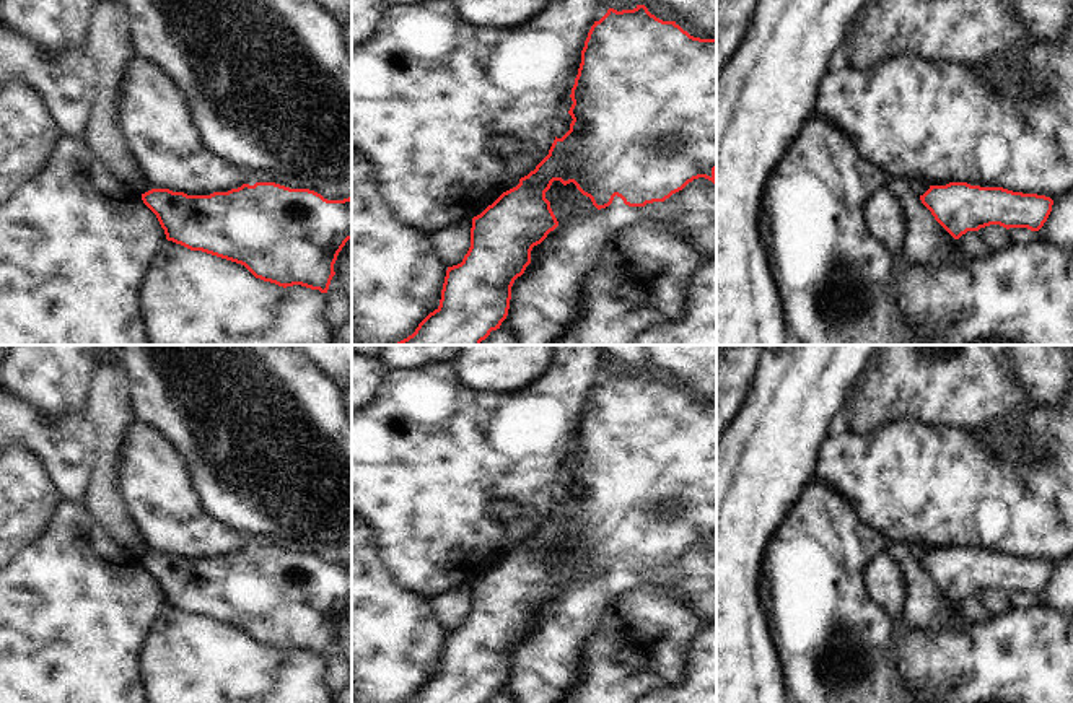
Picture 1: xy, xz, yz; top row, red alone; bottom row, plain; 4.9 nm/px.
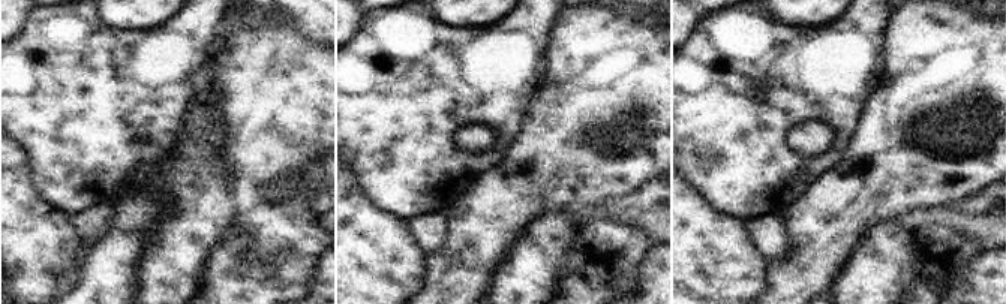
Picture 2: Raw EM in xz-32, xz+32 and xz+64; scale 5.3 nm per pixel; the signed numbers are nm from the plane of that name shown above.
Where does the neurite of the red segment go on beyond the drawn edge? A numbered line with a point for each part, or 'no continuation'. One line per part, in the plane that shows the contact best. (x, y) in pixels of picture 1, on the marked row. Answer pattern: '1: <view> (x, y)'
no continuation

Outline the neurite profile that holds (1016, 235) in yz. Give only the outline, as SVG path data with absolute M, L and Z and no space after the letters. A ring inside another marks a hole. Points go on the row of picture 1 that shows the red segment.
M1009 228L1008 238L1011 244L1034 244L1039 242L1039 231L1031 231L1027 228Z

